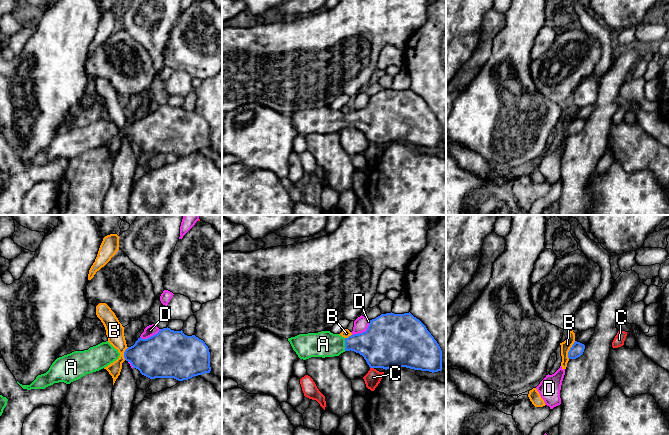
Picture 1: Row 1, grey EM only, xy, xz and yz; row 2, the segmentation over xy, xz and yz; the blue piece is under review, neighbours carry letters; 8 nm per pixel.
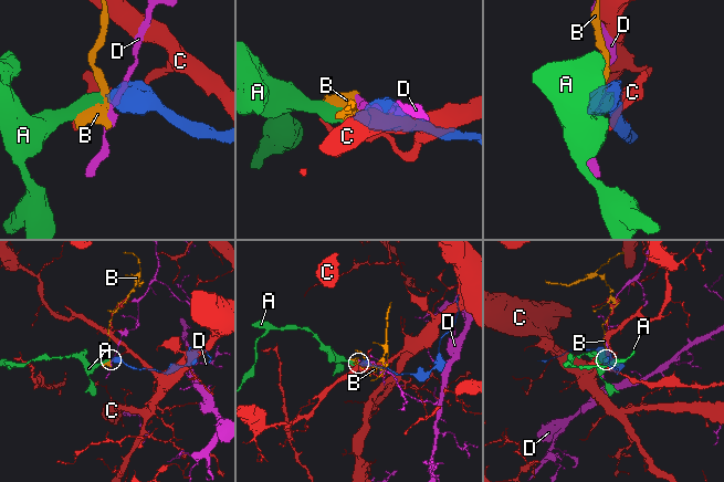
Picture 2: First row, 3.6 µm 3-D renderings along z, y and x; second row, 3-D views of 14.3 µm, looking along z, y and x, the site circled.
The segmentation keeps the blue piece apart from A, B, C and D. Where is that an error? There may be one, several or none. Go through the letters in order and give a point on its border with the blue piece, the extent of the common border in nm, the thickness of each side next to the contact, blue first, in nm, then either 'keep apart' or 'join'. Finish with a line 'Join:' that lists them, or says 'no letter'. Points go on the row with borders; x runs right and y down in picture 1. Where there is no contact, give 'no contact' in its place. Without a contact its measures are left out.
A: meets blue in xz at (345, 344); contact 100 nm long; 280 nm thick on the blue side, 220 nm on the other; join
B: meets blue in yz at (569, 350); contact 160 nm long; 110 nm thick on the blue side, 80 nm on the other; keep apart
C: meets blue in xz at (372, 367); contact 30 nm long; 420 nm thick on the blue side, 120 nm on the other; keep apart
D: meets blue in xz at (363, 332); contact 200 nm long; 440 nm thick on the blue side, 120 nm on the other; keep apart
Join: A

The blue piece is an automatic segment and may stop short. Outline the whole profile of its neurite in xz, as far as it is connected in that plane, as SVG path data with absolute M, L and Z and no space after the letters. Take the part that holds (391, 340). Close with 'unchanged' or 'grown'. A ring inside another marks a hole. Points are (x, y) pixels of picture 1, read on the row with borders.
M410 312L386 313L370 320L367 330L344 338L330 331L299 334L288 338L300 359L334 357L345 351L354 351L364 357L370 368L406 367L414 370L438 372L442 370L442 350L426 326Z | grown

